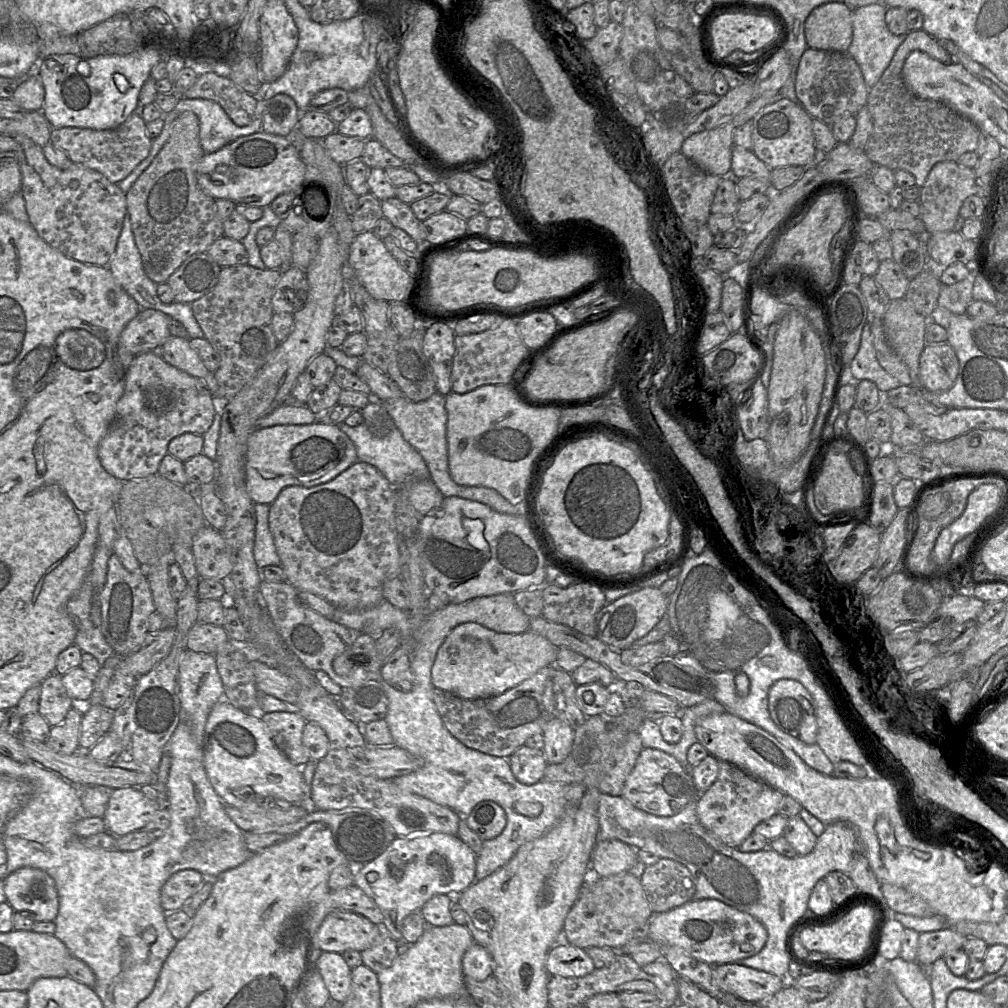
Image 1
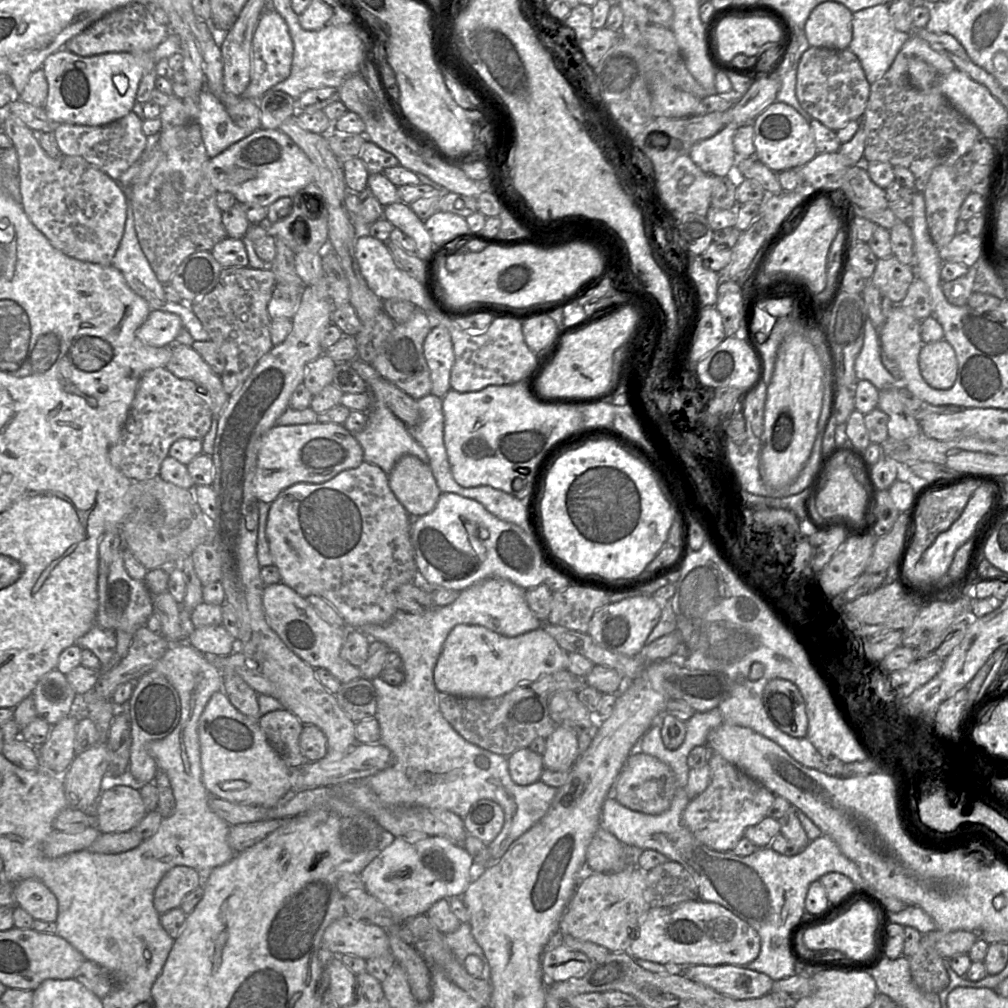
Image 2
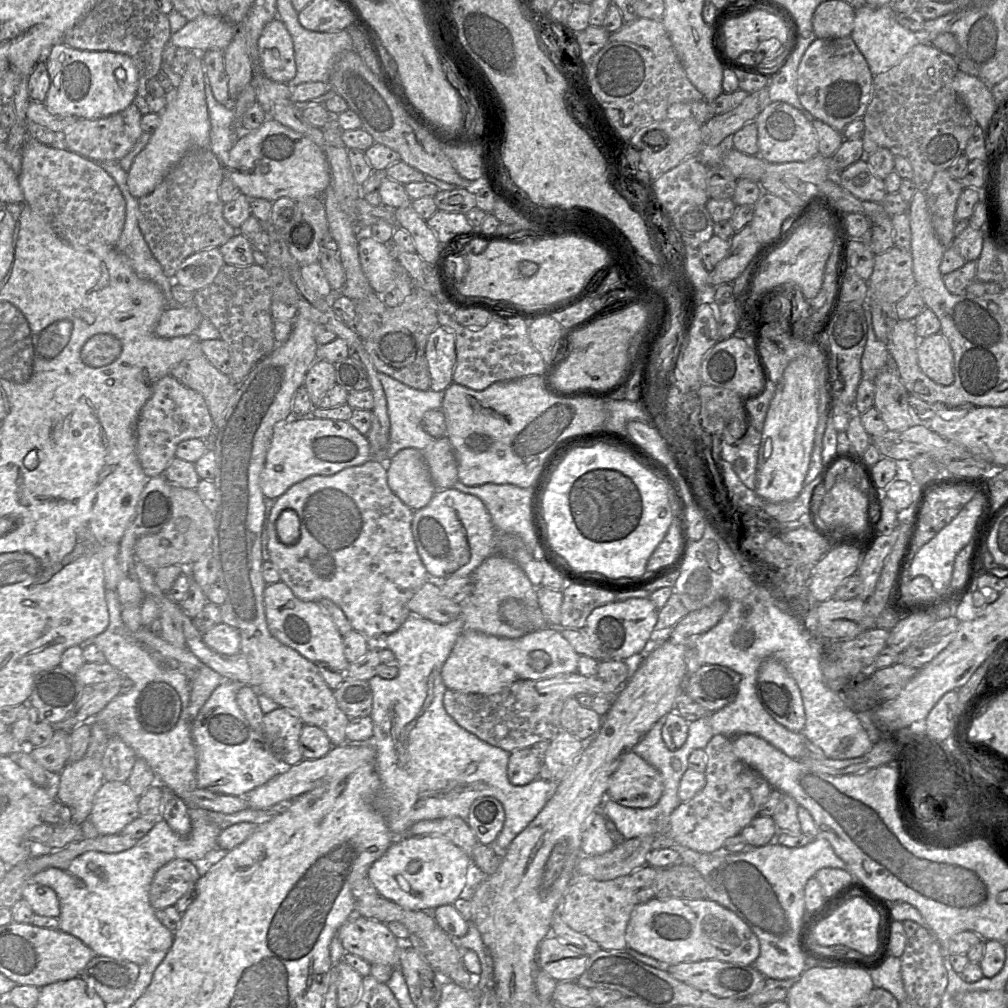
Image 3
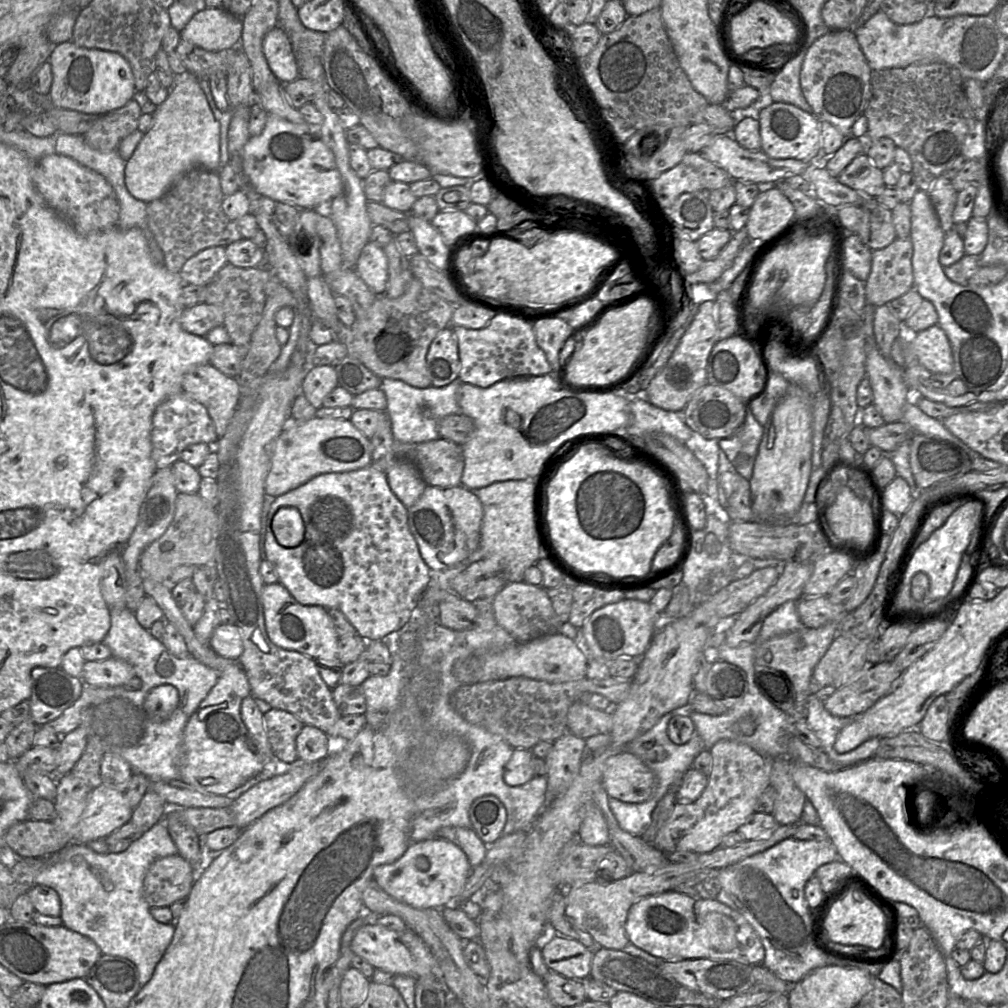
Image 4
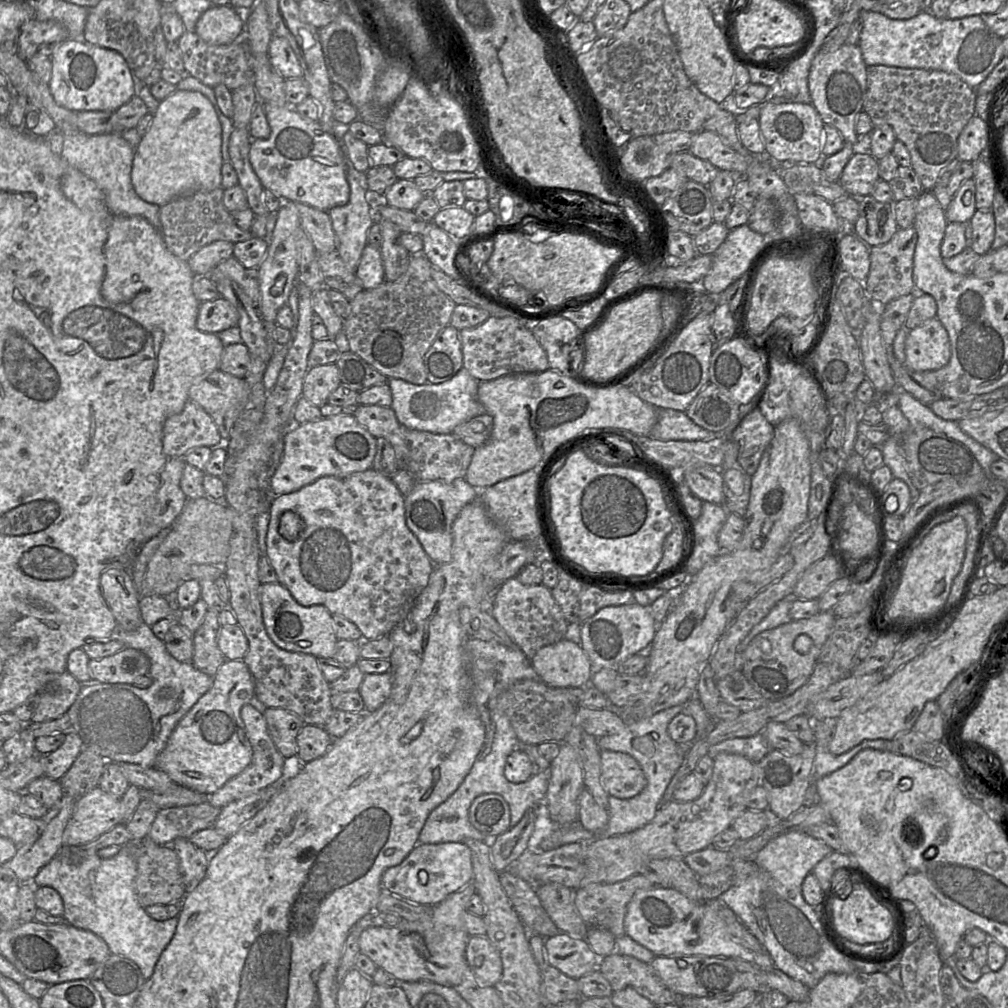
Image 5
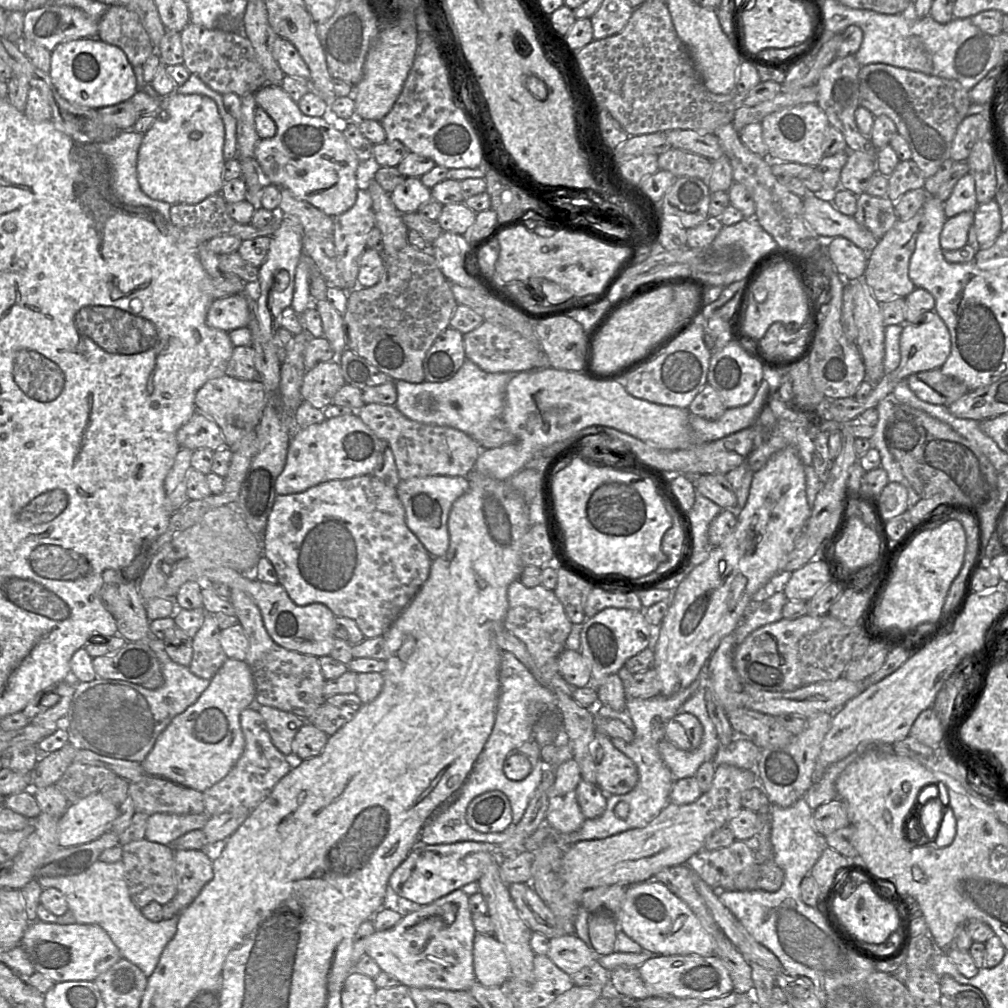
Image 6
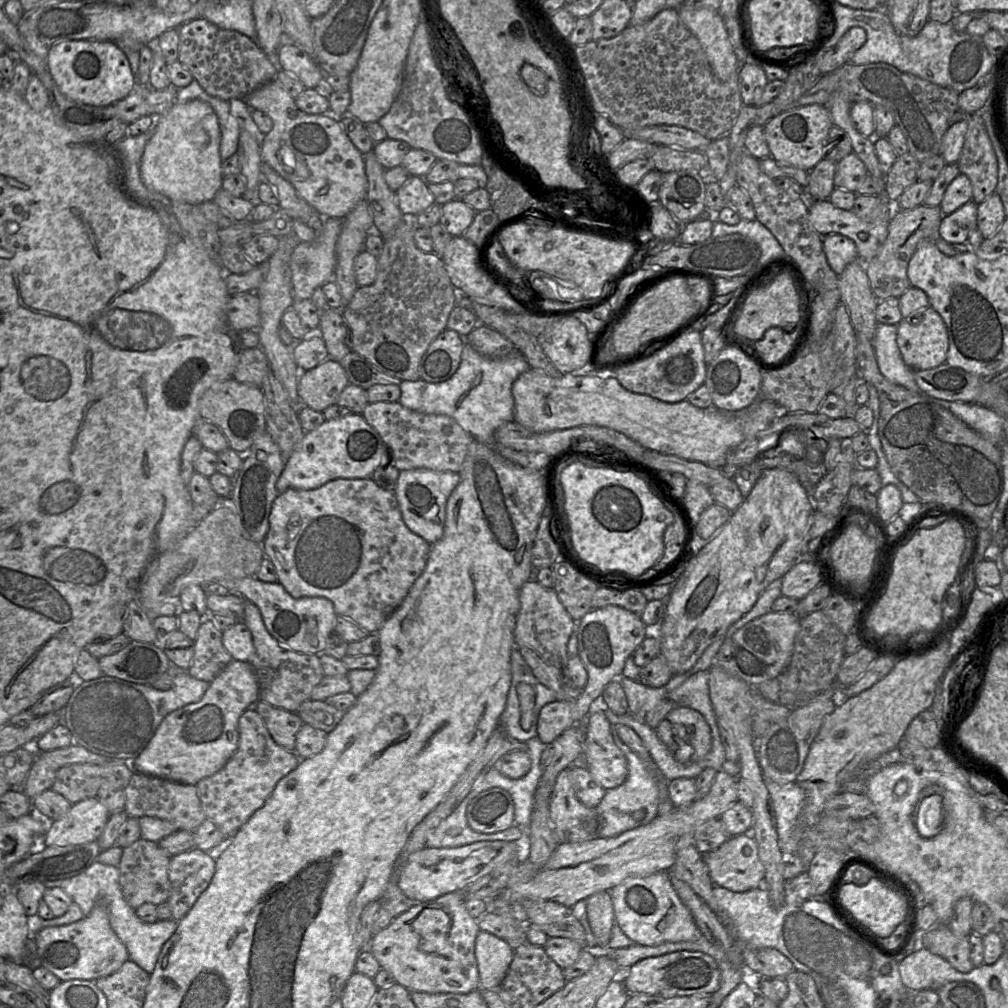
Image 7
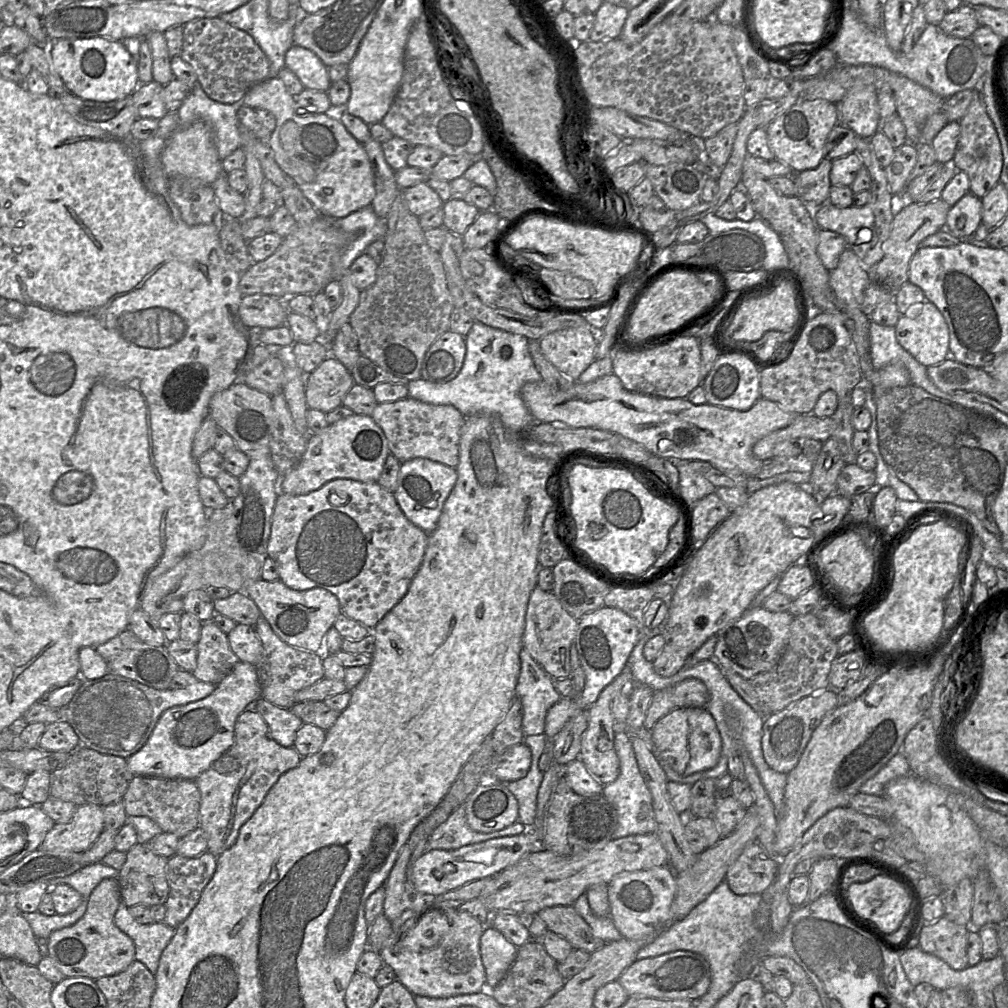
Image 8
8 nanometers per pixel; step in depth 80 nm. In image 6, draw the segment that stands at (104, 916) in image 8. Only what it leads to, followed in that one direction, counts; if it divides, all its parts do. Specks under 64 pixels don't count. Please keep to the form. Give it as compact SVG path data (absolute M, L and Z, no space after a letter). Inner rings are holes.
M31 921L20 946L26 952L36 972L55 983L64 981L94 981L122 958L107 932L97 924L57 924Z

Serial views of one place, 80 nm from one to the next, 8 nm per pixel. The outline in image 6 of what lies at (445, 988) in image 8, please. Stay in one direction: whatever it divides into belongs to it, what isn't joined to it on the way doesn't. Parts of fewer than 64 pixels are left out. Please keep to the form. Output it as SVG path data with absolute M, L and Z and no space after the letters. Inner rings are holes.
M457 889L433 902L422 905L417 911L401 917L393 927L369 935L365 953L384 971L395 977L400 984L416 988L445 990L469 990L476 981L473 967L473 940L476 934L472 913L469 909L469 894L472 889Z

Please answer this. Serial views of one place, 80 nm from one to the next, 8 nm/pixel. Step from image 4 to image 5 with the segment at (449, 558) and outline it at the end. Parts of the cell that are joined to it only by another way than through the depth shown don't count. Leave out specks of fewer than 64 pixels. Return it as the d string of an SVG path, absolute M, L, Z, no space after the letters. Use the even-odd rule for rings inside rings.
M464 478L452 482L416 482L413 490L404 497L406 525L416 536L434 565L448 563L452 558L452 524L460 511L479 496L480 490Z

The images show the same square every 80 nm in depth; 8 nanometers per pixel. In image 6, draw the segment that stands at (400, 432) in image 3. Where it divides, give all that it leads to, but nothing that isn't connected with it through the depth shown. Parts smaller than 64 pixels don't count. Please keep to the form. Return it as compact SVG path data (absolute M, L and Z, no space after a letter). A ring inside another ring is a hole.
M465 359L456 374L445 382L409 383L396 380L395 407L408 419L429 425L447 426L474 435L494 418L501 418L505 408L505 391L516 373L488 373Z

